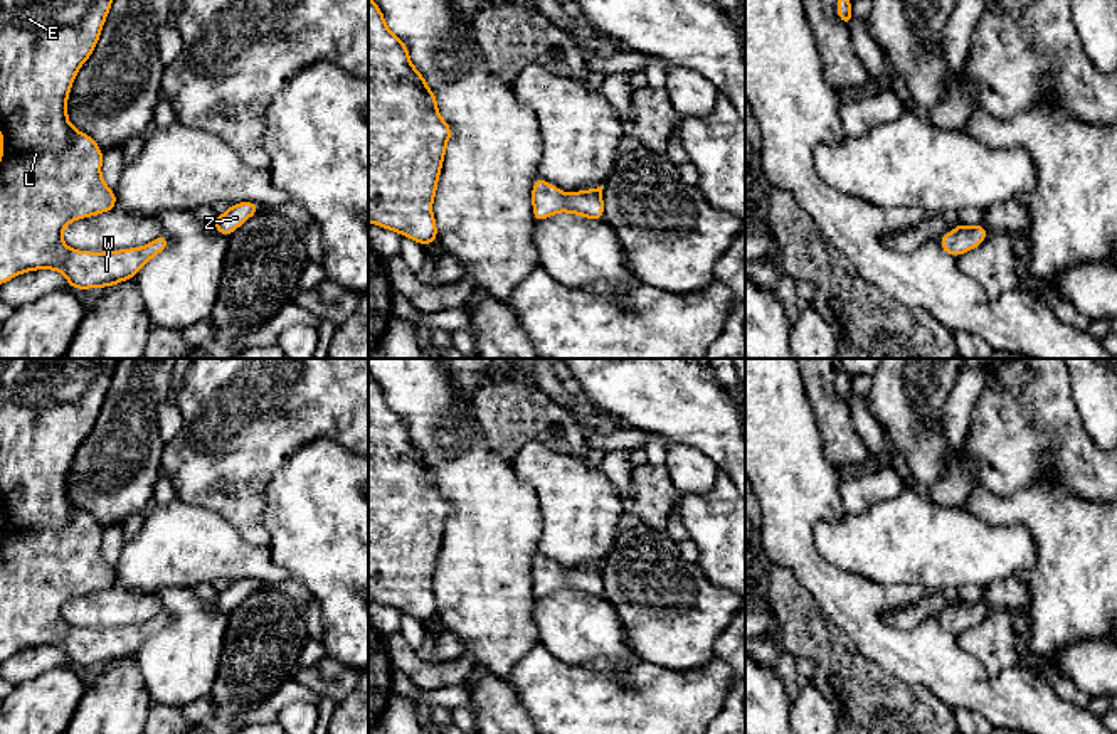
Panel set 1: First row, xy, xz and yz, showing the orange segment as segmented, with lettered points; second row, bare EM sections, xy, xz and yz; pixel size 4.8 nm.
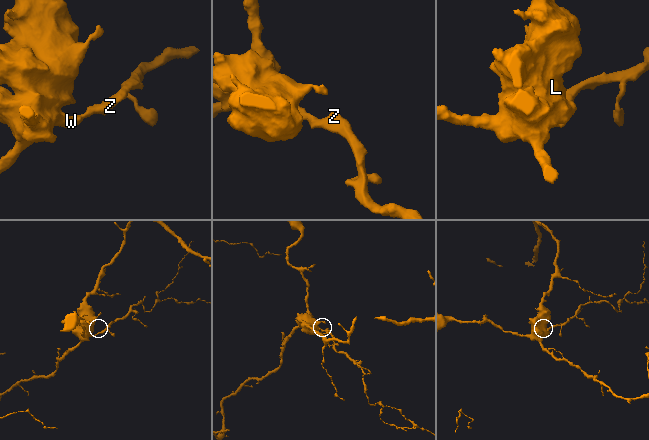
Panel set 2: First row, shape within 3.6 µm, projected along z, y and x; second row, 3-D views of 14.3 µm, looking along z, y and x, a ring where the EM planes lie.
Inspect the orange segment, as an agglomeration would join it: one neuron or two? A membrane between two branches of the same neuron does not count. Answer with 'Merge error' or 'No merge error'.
No merge error

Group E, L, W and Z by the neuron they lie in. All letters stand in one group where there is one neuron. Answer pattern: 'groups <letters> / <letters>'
groups E L W Z

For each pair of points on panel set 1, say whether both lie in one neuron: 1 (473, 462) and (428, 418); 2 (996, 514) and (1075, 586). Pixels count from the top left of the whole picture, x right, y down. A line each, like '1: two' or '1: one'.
1: one
2: one

